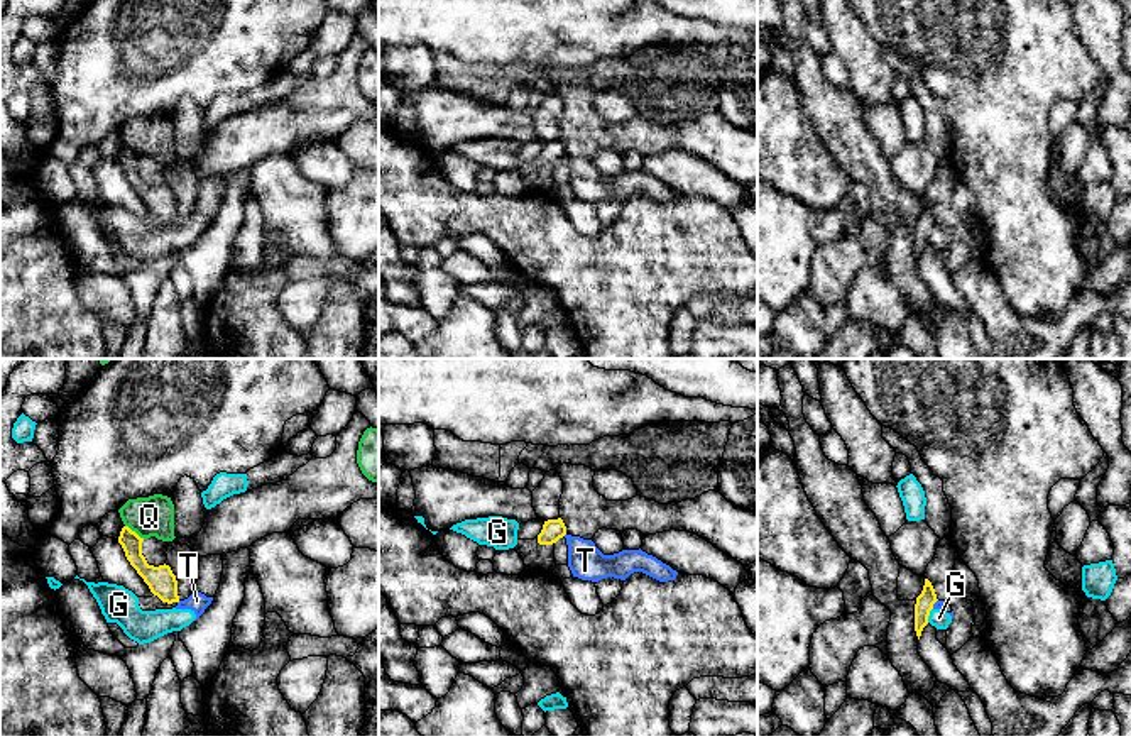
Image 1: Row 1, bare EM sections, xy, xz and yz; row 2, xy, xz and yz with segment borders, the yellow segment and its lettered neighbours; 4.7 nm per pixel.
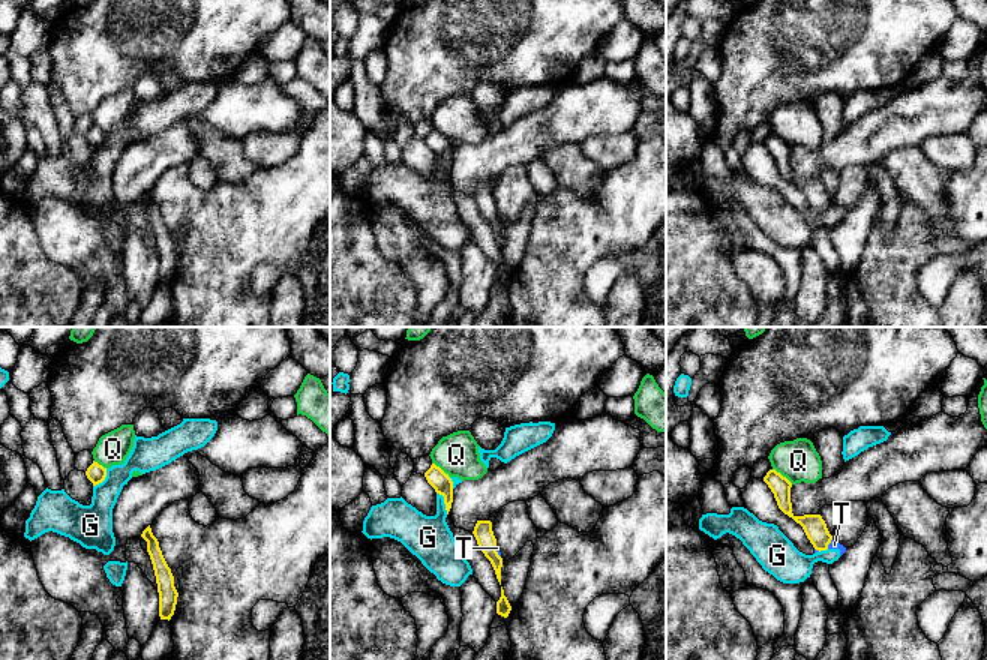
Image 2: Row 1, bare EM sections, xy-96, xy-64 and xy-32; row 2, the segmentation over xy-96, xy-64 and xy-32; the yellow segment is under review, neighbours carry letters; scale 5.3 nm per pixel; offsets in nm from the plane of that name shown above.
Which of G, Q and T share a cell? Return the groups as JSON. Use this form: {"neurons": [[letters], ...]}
{"neurons": [["G", "Q", "T"]]}

